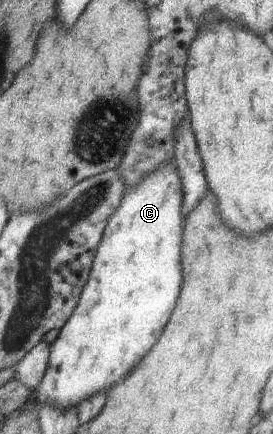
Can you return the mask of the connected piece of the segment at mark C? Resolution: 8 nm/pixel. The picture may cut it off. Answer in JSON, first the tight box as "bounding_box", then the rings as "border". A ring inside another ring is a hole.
{"bounding_box":[37,162,183,408],"border":[[[176,162],[161,165],[139,185],[124,193],[122,204],[103,232],[98,255],[82,299],[71,319],[59,330],[52,344],[49,369],[39,386],[37,399],[59,408],[79,406],[96,392],[115,387],[139,367],[142,359],[158,344],[179,301],[183,287],[183,180]]]}

